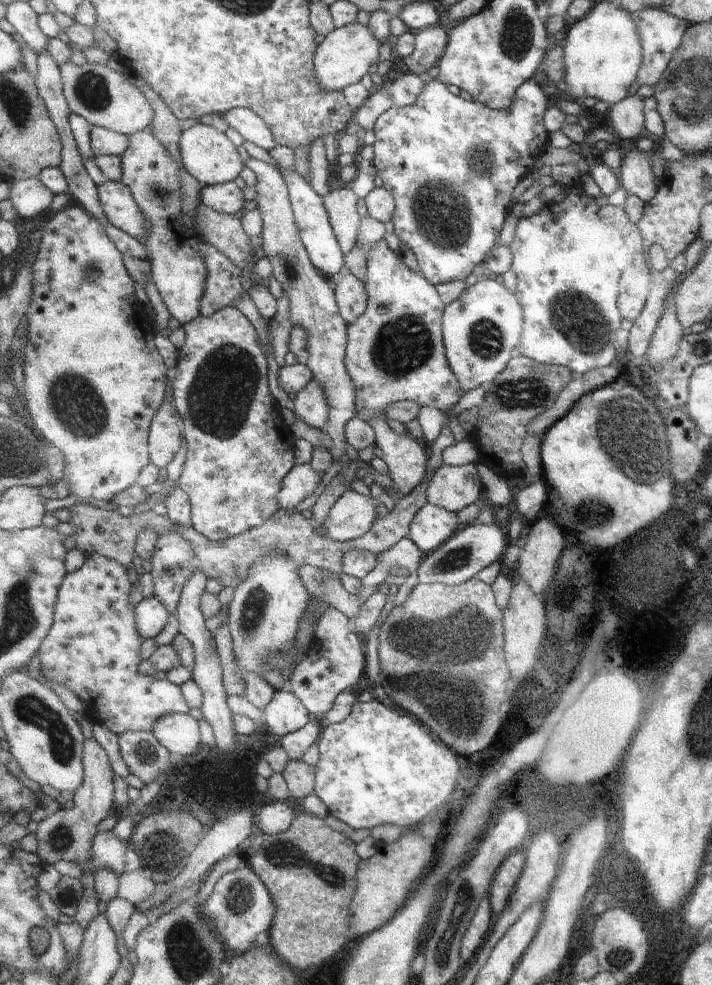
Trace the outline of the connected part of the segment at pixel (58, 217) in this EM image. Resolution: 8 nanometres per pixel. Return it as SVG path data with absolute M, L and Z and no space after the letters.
M67 207L65 210L61 210L55 214L55 216L49 220L42 230L42 237L40 240L40 245L38 246L38 255L33 264L33 296L32 303L29 307L27 313L27 322L28 325L28 339L27 344L24 349L24 398L26 400L26 408L28 411L28 422L31 426L35 426L38 428L39 434L41 434L41 438L48 443L49 445L55 446L57 450L65 456L65 470L63 471L63 482L67 484L67 488L69 493L75 498L79 500L79 503L84 503L85 505L89 505L89 502L93 502L93 500L97 500L97 502L103 502L103 500L107 500L111 503L111 498L115 498L117 494L121 494L123 490L130 489L131 486L137 485L139 482L139 476L143 469L150 464L150 428L153 424L155 415L159 412L161 405L165 401L165 398L169 391L169 383L167 381L167 366L165 366L165 362L163 362L163 356L159 354L159 348L155 346L155 336L157 336L159 329L155 327L155 319L151 318L150 308L148 305L139 302L139 298L137 298L137 292L135 292L135 286L133 286L134 278L130 275L130 271L127 270L126 263L124 262L124 256L122 251L119 250L118 246L115 244L114 239L111 238L109 234L107 234L106 227L103 226L101 222L99 222L99 218L95 218L94 214L91 214L89 210L85 207Z

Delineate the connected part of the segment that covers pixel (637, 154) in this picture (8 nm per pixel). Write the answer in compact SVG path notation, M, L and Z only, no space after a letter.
M633 147L622 161L618 171L622 186L643 202L650 203L658 193L651 153Z

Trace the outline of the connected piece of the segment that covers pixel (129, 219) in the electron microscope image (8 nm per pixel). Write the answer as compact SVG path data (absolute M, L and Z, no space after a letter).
M108 180L97 186L97 192L111 224L145 243L147 236L151 234L151 222L139 208L130 187L122 181Z

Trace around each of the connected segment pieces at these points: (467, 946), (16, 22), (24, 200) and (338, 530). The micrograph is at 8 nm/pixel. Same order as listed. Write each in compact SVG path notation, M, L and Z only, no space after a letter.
M485 896L479 905L479 912L475 914L467 938L463 938L463 960L468 962L477 954L477 950L483 946L485 936L491 928L492 906L489 896Z
M17 1L6 5L5 18L38 57L48 52L50 38L41 32L39 15L27 2Z
M39 177L13 181L10 201L21 217L33 218L52 207L55 193Z
M348 489L329 512L329 522L323 533L343 543L367 536L379 520L379 504L377 498Z

